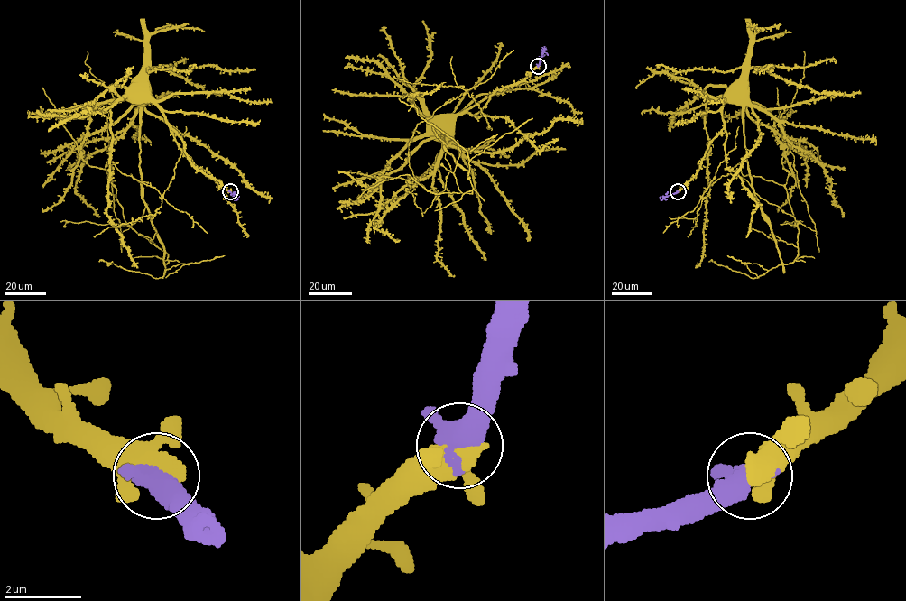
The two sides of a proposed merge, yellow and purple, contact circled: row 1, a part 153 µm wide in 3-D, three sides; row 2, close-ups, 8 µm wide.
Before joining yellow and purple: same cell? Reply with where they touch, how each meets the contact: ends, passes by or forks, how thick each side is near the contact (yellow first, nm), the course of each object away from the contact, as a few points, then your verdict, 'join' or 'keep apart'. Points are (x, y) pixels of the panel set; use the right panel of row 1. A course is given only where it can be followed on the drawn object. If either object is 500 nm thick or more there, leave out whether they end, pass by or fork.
(678, 191) | yellow forks | purple passes by | 400/440 nm | yellow via (678, 191), (696, 174), (707, 146), (723, 128), (723, 103), (744, 85) | purple via (678, 191), (661, 198) | join

